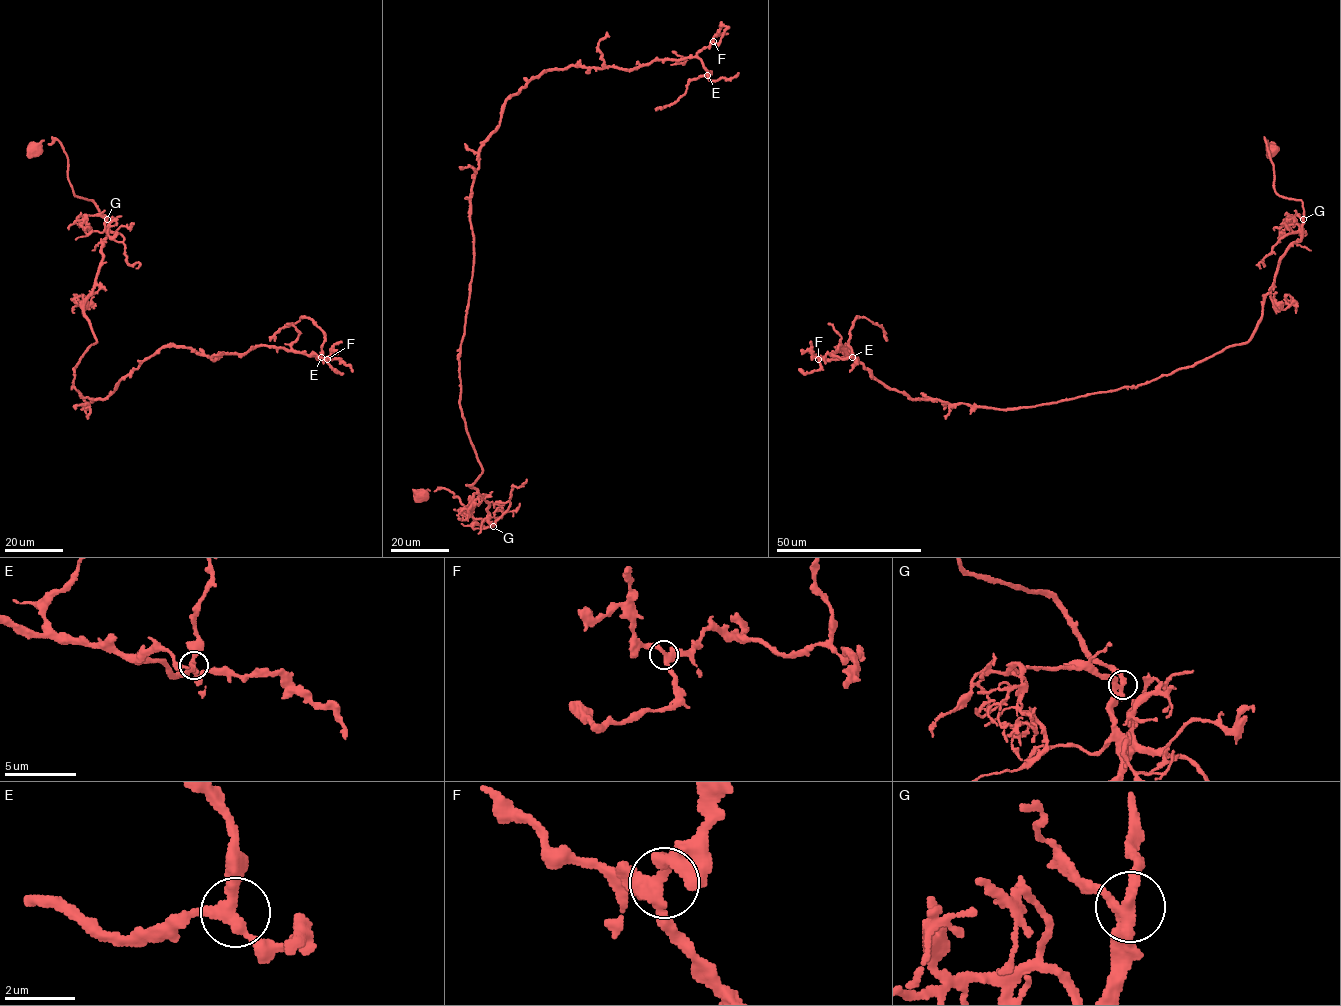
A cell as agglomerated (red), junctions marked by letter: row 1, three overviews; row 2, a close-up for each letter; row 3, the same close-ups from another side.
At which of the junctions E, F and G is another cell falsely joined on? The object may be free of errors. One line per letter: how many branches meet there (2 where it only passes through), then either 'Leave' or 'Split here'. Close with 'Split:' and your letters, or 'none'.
E: Branches: 3. Leave
F: Branches: 3. Leave
G: Branches: 3. Leave
Split: none

